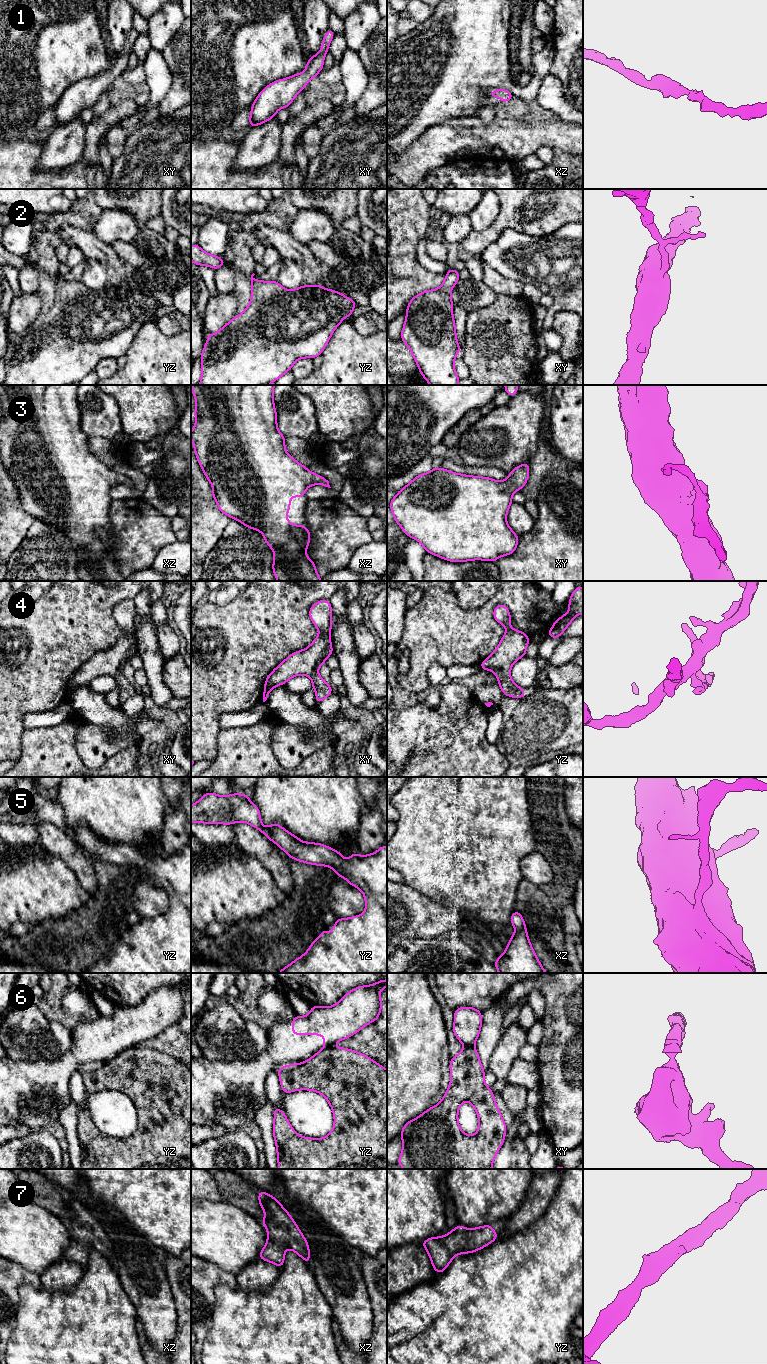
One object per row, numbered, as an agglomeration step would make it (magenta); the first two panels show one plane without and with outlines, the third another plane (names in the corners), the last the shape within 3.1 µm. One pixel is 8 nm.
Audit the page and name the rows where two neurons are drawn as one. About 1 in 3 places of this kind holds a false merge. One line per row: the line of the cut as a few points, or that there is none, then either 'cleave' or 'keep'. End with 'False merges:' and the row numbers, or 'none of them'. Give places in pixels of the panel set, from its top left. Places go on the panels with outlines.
1: no cut | keep
2: no cut | keep
3: no cut | keep
4: no cut | keep
5: no cut | keep
6: xy (473, 1045), (465, 1047) | cleave
7: no cut | keep
False merges: 6

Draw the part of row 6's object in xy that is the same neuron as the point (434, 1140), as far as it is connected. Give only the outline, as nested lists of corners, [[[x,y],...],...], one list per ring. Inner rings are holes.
[[[474,1046],[465,1047],[451,1058],[449,1067],[450,1084],[442,1100],[417,1118],[407,1122],[400,1133],[403,1147],[397,1163],[403,1169],[492,1169],[497,1152],[505,1141],[507,1126],[495,1102],[494,1093],[485,1084],[485,1070]],[[464,1101],[470,1102],[478,1115],[479,1127],[473,1136],[466,1135],[458,1123],[458,1110]]]

